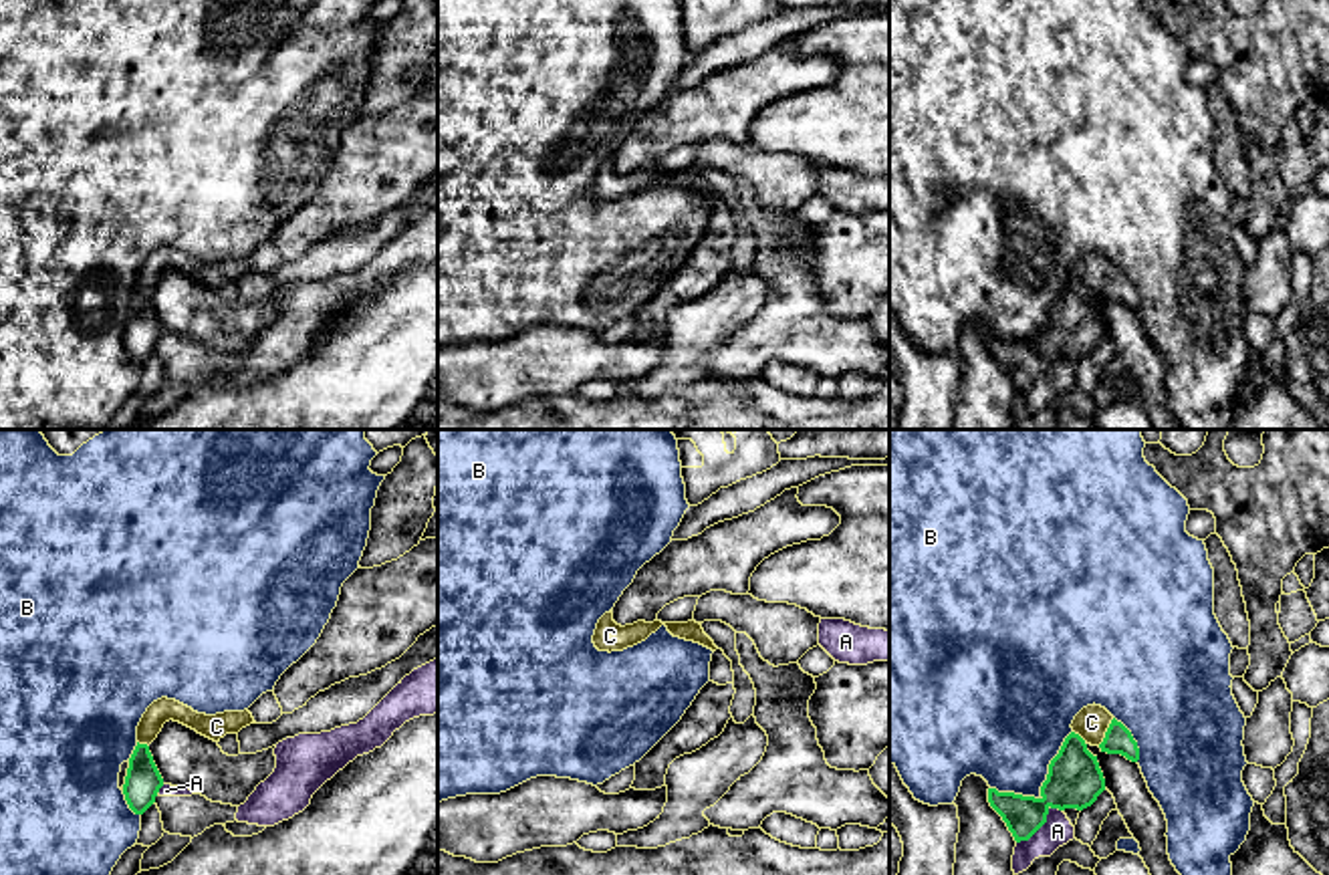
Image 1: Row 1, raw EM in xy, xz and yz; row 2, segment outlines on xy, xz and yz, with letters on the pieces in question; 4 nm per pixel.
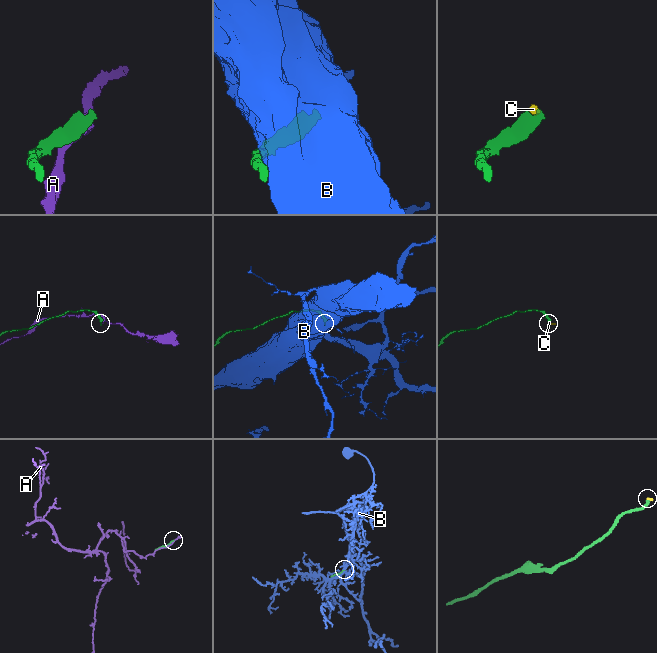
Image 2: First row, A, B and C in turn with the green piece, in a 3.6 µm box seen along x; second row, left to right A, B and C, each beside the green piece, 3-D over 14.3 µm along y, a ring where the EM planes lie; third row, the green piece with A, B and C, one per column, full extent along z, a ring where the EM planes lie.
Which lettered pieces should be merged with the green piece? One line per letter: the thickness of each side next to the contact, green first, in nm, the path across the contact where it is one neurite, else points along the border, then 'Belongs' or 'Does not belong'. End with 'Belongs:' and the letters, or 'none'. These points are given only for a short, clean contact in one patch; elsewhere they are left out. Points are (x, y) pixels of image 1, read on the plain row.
A: Thickness 220 nm (green) against 120 nm. Does not belong
B: Thickness 220 nm (green) against 400 nm. Does not belong
C: Thickness 110 nm (green) against 140 nm. Path across: yz (1118, 287), (1106, 281), (1092, 271). Belongs
Belongs: C

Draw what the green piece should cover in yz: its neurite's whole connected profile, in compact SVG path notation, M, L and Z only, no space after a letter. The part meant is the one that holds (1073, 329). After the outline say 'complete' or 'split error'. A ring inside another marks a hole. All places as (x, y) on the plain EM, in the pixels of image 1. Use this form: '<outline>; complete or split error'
M1101 254L1083 256L1071 276L1049 312L1039 347L988 337L990 355L1002 365L1016 391L1029 389L1047 371L1051 357L1083 359L1105 339L1103 321L1097 304L1087 298L1089 292L1131 310L1139 308L1131 280Z; split error

